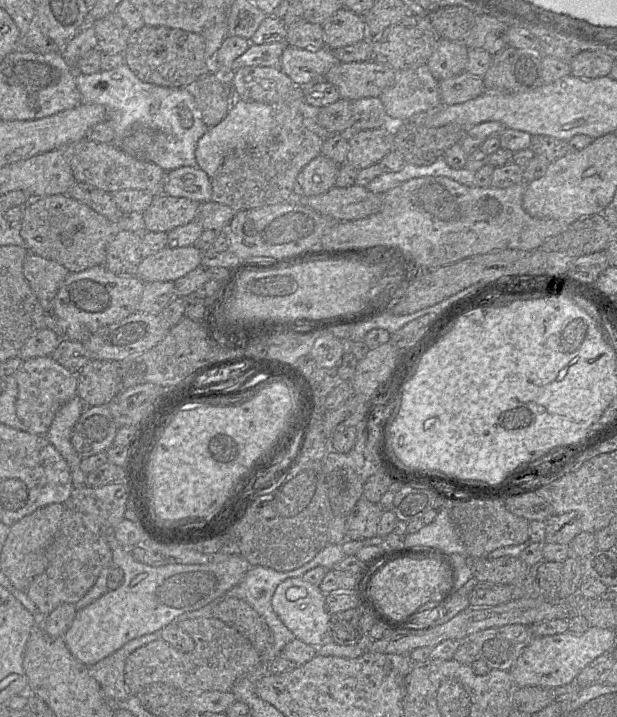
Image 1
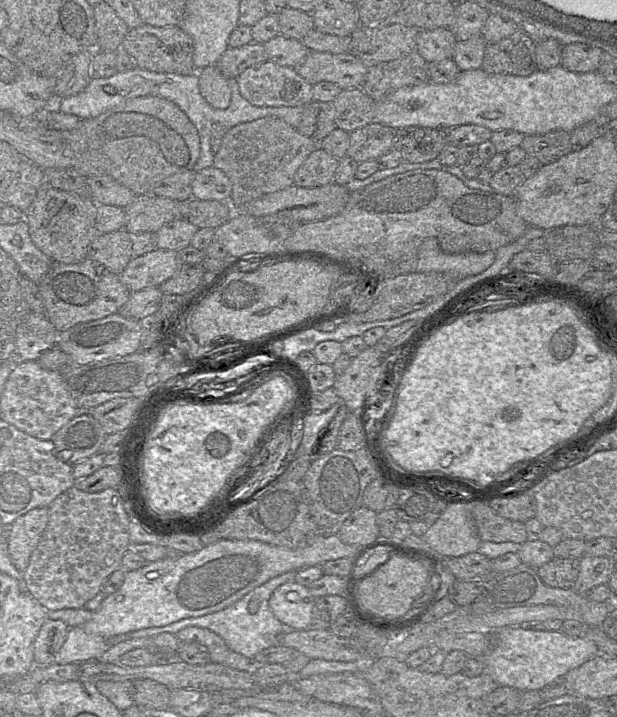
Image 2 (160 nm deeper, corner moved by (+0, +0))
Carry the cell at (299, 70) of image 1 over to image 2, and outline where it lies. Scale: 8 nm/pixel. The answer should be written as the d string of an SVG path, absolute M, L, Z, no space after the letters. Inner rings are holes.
M281 35L267 41L263 46L267 60L289 68L298 66L310 52L300 41Z

